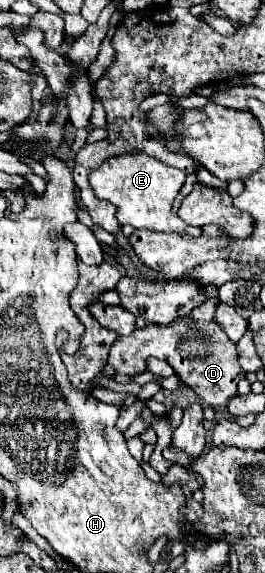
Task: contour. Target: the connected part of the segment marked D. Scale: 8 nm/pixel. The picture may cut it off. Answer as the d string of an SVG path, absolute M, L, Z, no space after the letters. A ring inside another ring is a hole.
M203 323L201 331L195 337L177 335L171 325L147 325L135 329L131 335L119 335L109 351L107 363L115 367L119 375L139 375L147 371L147 359L155 357L167 361L179 379L189 385L209 407L223 407L231 397L237 395L237 381L245 377L245 371L239 365L237 345L227 339L225 331L215 323ZM187 345L195 345L193 349Z

